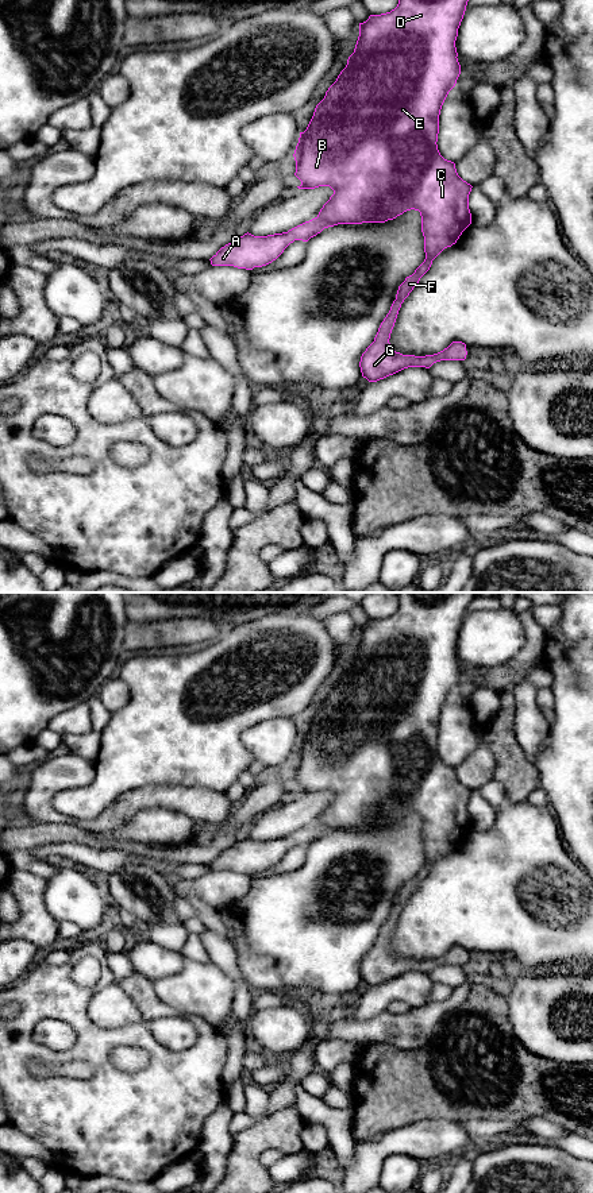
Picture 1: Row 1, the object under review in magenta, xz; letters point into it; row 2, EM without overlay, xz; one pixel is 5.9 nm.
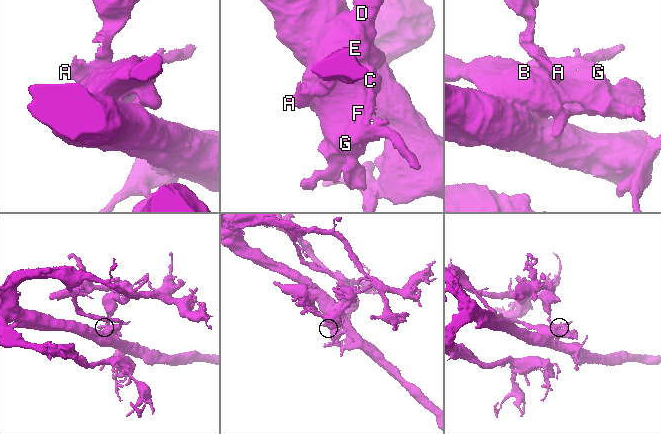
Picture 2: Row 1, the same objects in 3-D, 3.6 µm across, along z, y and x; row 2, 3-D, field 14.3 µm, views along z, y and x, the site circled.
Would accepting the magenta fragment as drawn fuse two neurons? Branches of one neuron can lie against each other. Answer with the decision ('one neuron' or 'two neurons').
two neurons

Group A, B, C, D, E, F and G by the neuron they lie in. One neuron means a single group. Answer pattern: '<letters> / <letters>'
A / B C D E F G

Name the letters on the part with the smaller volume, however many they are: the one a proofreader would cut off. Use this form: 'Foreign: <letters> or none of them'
Foreign: A

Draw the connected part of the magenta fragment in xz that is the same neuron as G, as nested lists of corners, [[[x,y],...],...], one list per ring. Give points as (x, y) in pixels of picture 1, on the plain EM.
[[[398,592],[397,596],[398,609],[394,614],[370,619],[366,626],[359,628],[354,657],[324,703],[316,710],[307,734],[300,737],[293,758],[294,780],[301,785],[299,794],[330,791],[334,795],[317,819],[323,823],[324,833],[338,829],[385,827],[411,814],[419,815],[421,821],[426,864],[398,891],[396,904],[381,927],[374,946],[361,961],[361,977],[369,987],[377,987],[408,972],[430,973],[440,965],[465,965],[467,960],[466,949],[462,946],[453,946],[434,960],[403,960],[392,953],[389,943],[404,904],[430,875],[432,865],[444,853],[455,849],[471,829],[469,799],[473,791],[458,780],[454,767],[440,760],[436,746],[442,710],[461,679],[455,652],[458,633],[475,592]]]

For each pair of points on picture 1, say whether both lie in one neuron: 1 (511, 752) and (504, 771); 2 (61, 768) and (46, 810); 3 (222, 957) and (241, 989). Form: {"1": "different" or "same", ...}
{"1": "same", "2": "same", "3": "same"}

